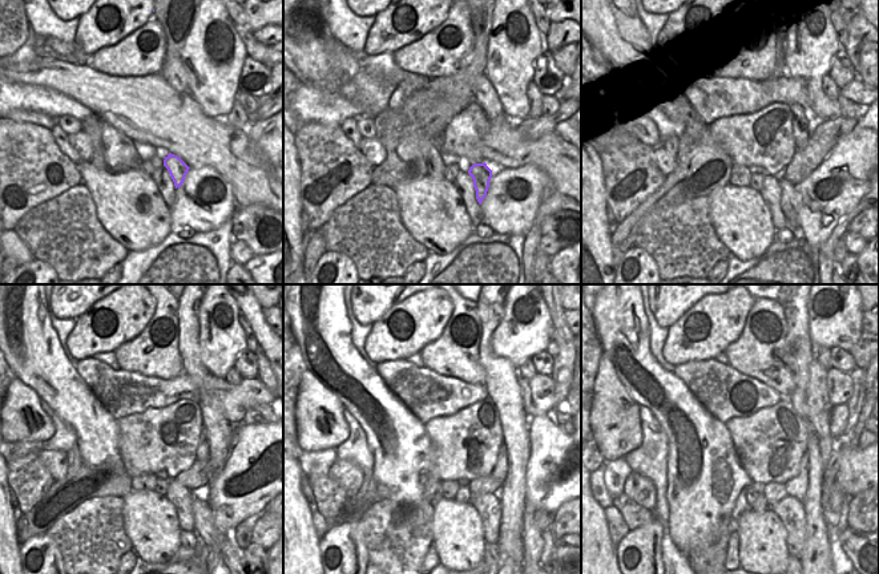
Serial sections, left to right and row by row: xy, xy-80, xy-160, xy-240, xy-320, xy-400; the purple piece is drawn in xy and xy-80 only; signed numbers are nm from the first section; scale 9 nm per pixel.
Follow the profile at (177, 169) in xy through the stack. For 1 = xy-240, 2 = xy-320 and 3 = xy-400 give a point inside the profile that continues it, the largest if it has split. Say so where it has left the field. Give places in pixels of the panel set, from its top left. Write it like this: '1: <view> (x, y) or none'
1: xy-240 (206, 529)
2: xy-320 (532, 538)
3: xy-400 (831, 518)

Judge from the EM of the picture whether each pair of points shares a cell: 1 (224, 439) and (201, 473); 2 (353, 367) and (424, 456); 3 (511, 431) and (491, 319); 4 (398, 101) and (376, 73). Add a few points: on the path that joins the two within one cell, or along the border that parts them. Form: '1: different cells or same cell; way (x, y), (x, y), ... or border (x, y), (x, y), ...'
1: different cells; border (208, 459), (213, 478)
2: same cell; way (367, 389), (384, 409), (386, 417), (402, 433)
3: same cell; way (508, 403), (502, 375), (487, 358), (487, 347)
4: different cells; border (395, 88), (400, 87), (412, 92)

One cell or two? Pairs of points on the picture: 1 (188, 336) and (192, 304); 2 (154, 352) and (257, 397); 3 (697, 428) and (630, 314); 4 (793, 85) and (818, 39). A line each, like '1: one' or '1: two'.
1: one
2: two
3: one
4: two

